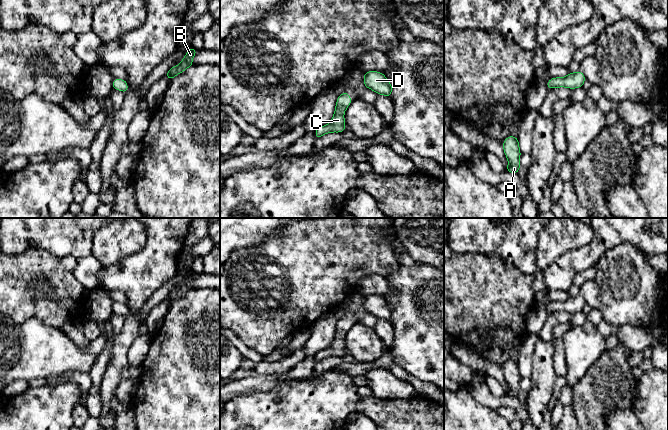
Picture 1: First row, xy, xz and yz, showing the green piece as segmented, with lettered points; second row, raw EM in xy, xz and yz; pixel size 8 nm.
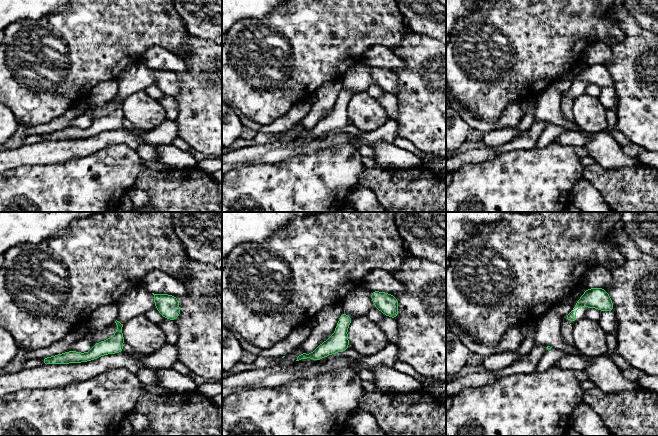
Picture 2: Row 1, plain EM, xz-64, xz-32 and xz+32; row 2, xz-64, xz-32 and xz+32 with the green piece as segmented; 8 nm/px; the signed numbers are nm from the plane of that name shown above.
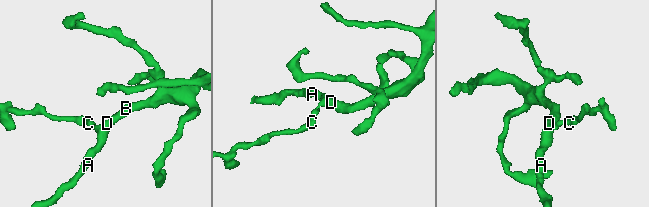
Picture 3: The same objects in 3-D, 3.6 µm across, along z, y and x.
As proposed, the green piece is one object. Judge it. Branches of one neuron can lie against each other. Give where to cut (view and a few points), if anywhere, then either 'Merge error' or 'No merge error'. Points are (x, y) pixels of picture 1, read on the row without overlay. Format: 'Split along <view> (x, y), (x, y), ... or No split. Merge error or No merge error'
No split. No merge error

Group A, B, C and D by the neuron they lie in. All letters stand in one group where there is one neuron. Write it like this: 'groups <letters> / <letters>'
groups A B C D

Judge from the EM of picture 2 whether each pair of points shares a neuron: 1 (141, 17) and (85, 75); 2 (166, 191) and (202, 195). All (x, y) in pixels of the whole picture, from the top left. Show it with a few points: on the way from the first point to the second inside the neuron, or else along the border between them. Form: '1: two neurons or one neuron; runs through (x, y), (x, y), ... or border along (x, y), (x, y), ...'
1: one neuron; runs through (126, 29), (95, 60)
2: one neuron; runs through (175, 195), (193, 195)

